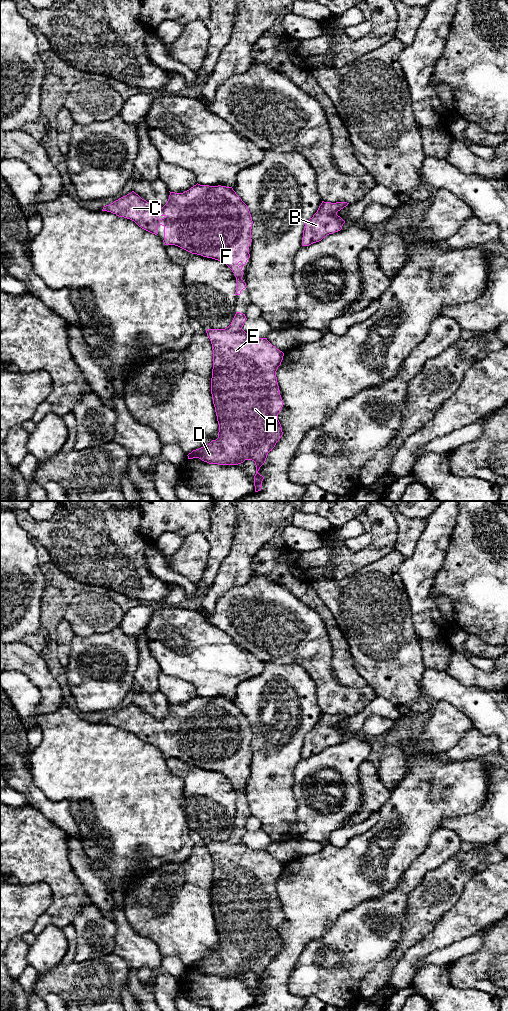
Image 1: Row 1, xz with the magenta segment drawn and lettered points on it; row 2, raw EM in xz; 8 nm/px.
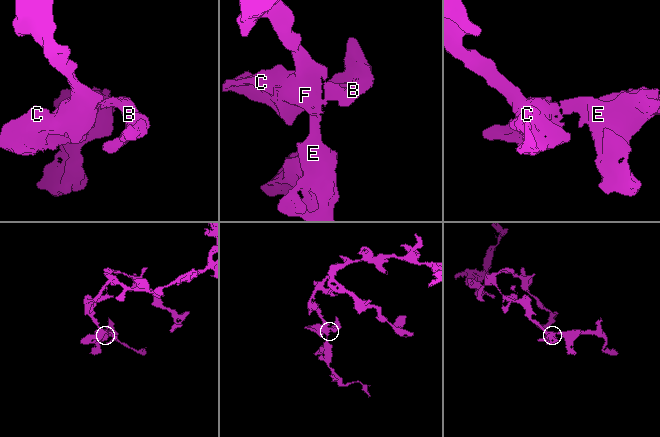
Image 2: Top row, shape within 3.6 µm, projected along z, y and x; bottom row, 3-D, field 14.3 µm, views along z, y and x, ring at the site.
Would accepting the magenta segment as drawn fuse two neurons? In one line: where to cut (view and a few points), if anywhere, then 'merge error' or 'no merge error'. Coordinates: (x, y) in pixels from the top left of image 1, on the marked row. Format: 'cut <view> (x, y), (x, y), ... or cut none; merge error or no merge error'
cut none; no merge error

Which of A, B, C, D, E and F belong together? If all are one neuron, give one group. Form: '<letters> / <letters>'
A B C D E F

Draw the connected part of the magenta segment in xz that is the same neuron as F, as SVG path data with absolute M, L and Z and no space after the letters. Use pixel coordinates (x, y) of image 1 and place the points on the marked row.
M196 184L183 193L170 192L167 203L157 208L134 191L103 207L119 217L134 221L142 229L157 235L158 226L164 227L164 244L178 246L192 254L212 258L226 264L236 277L235 295L240 295L246 283L242 279L243 266L250 258L249 249L252 217L248 206L232 187Z

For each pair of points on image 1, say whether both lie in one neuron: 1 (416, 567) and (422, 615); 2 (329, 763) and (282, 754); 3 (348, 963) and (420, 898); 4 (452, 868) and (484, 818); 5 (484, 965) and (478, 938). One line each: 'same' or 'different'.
1: same
2: different
3: different
4: different
5: different

